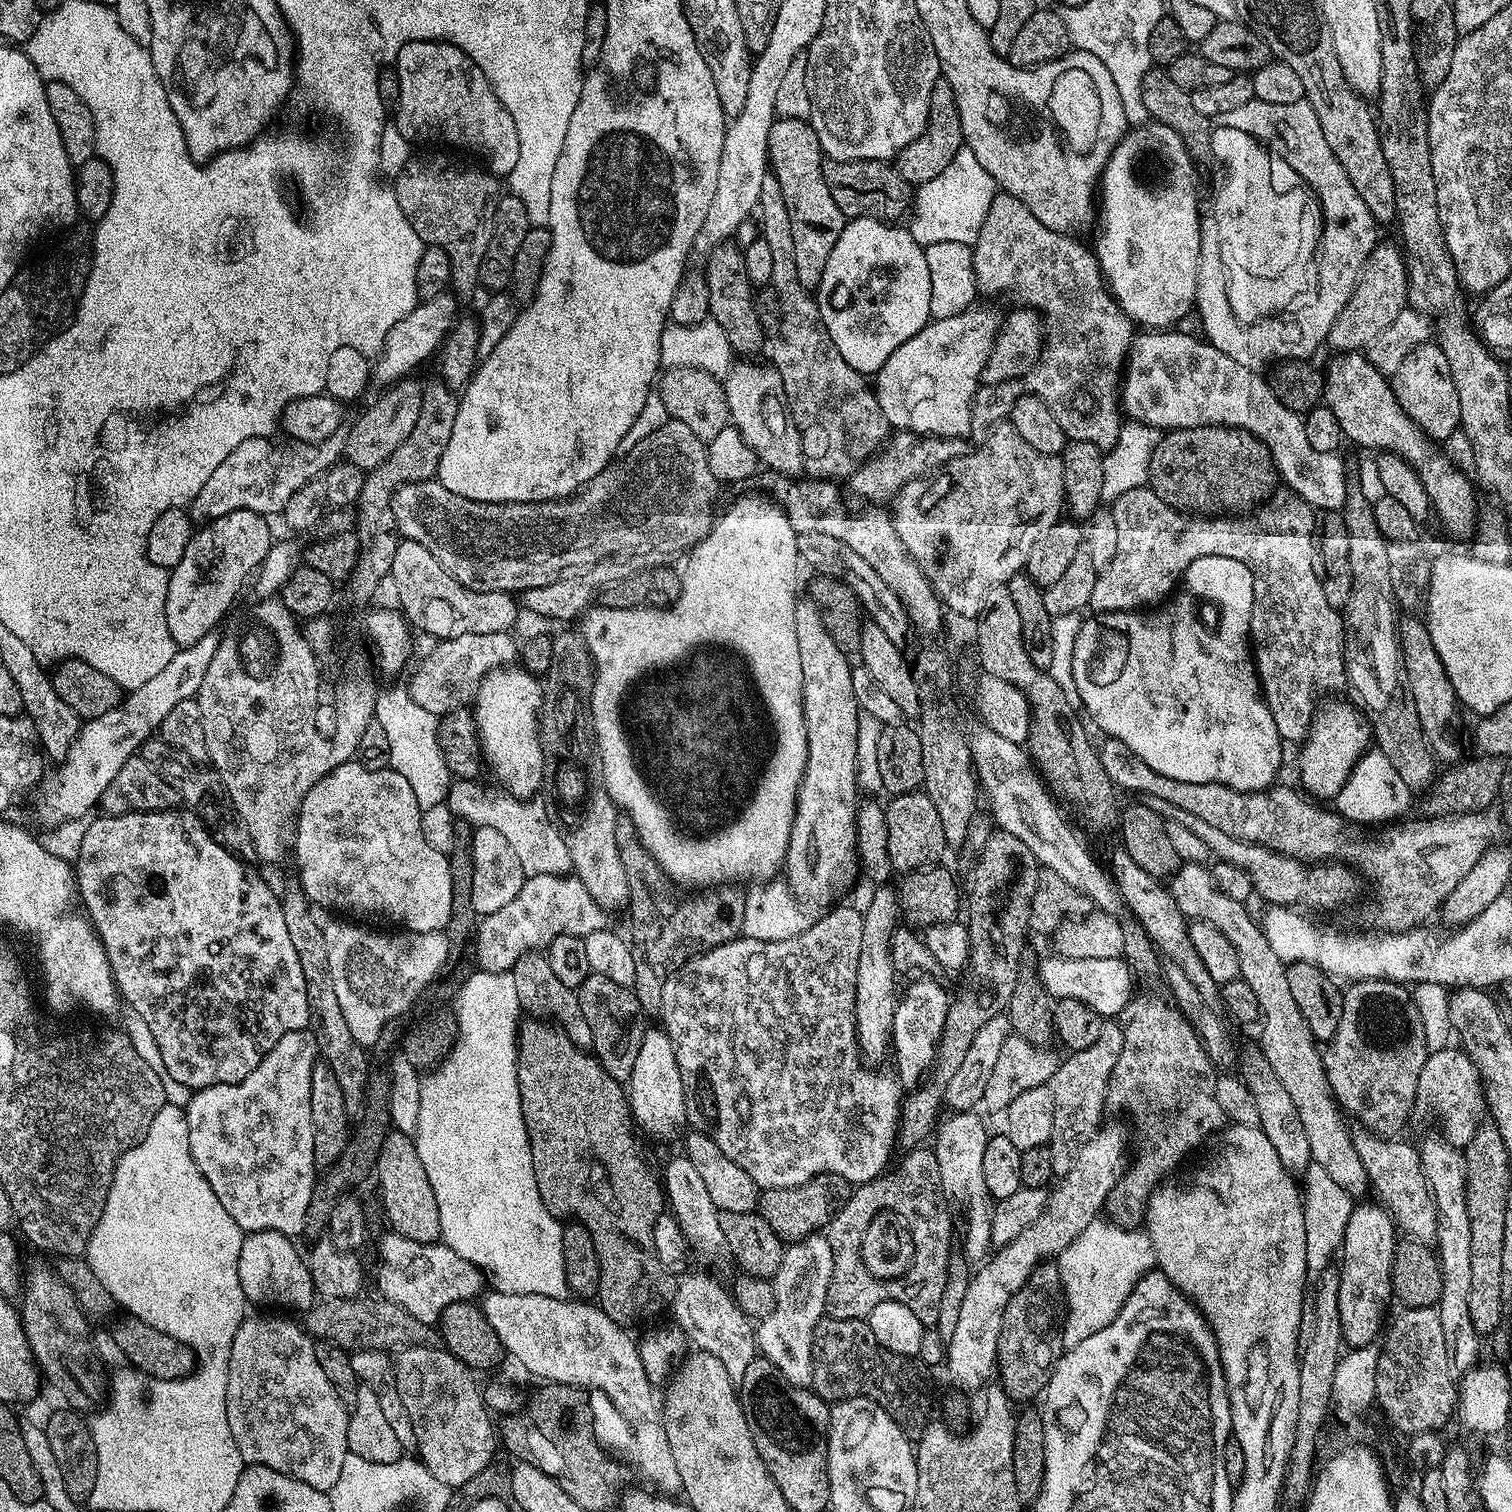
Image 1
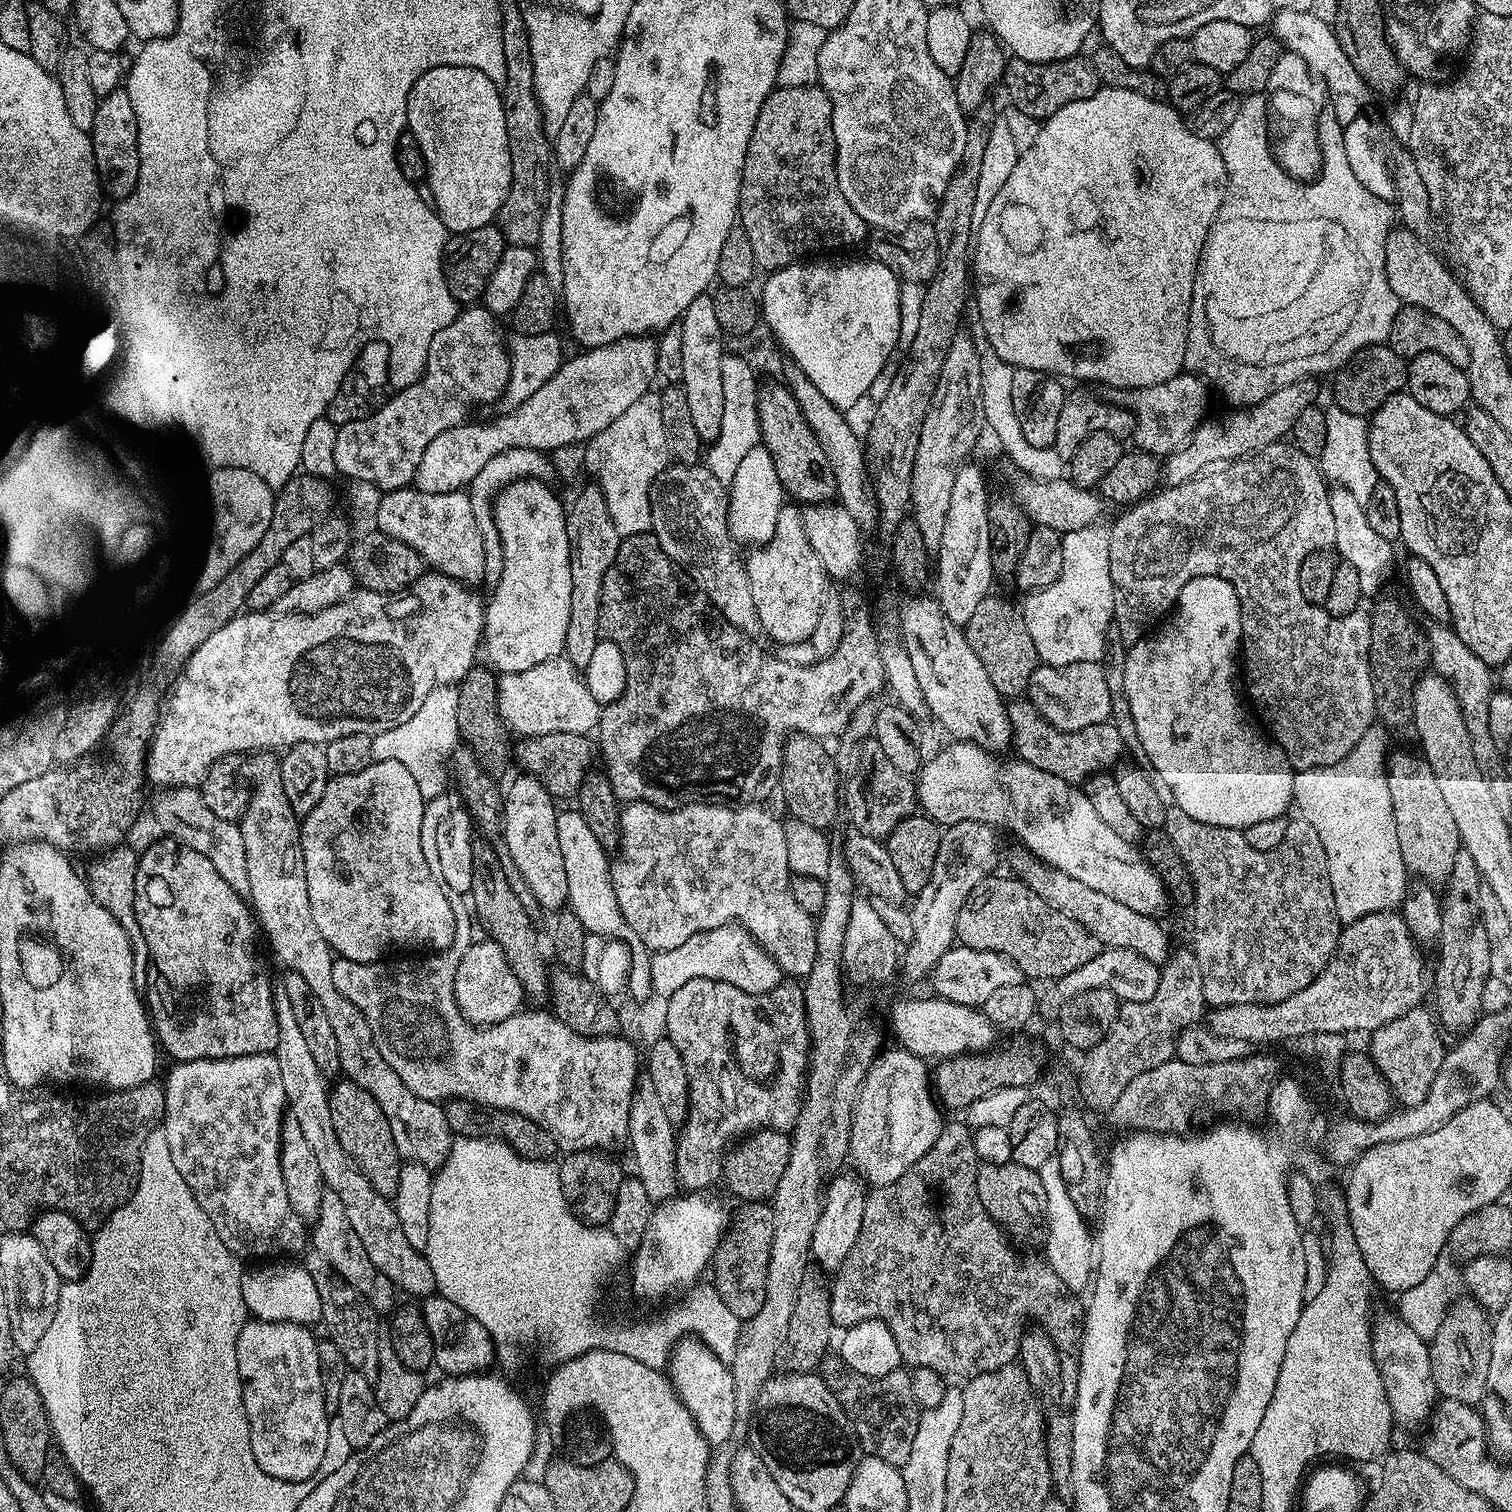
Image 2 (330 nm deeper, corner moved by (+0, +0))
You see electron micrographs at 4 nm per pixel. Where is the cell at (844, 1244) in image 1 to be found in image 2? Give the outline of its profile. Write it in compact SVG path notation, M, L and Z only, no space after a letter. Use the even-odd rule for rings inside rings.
M945 1123L938 1142L934 1142L934 1146L929 1152L921 1160L914 1162L914 1166L910 1166L910 1170L906 1170L906 1174L902 1174L902 1178L898 1178L897 1182L873 1187L867 1193L868 1201L866 1202L866 1210L862 1214L862 1230L858 1234L858 1242L854 1242L854 1250L850 1250L850 1254L846 1254L846 1262L842 1262L839 1272L835 1273L833 1280L836 1281L831 1281L830 1284L832 1325L835 1329L845 1330L870 1319L881 1320L890 1328L890 1333L893 1334L894 1341L898 1344L903 1363L909 1369L929 1368L930 1370L938 1370L945 1378L952 1378L952 1376L971 1378L1013 1363L1019 1357L1020 1340L1024 1336L1026 1325L1029 1322L1035 1322L1046 1330L1046 1334L1050 1336L1057 1352L1060 1353L1060 1404L1071 1406L1076 1400L1076 1391L1078 1390L1079 1354L1084 1337L1085 1305L1080 1300L1081 1297L1077 1293L1071 1292L1066 1286L1066 1282L1062 1282L1062 1278L1058 1278L1058 1274L1054 1274L1054 1270L1043 1255L1032 1256L1020 1264L1015 1250L1008 1245L1010 1240L1004 1229L992 1221L990 1214L986 1214L986 1210L978 1198L978 1186L976 1185L978 1161L974 1150L973 1129L969 1128L967 1123L959 1123Z

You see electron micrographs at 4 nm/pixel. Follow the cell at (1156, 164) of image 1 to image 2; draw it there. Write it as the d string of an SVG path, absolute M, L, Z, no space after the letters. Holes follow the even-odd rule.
M1100 87L1090 98L1082 98L1082 102L1070 102L1070 106L1062 106L1053 116L1039 125L1036 137L1032 140L1029 148L1025 147L1021 151L1018 162L1014 170L1010 173L1010 178L1006 178L1006 183L998 194L994 194L994 202L979 217L978 227L974 232L974 247L970 257L970 276L974 281L974 304L980 308L996 308L996 313L992 316L991 339L996 345L998 358L1002 358L1013 368L1029 368L1046 372L1049 376L1065 378L1064 376L1073 376L1076 380L1101 380L1104 384L1109 384L1112 390L1127 390L1130 388L1145 388L1154 386L1158 382L1166 382L1170 378L1180 375L1184 368L1184 355L1186 354L1186 334L1188 333L1188 315L1190 314L1191 296L1196 294L1194 290L1195 274L1198 270L1199 258L1204 253L1204 244L1208 241L1208 236L1212 232L1212 224L1215 222L1219 207L1222 206L1225 184L1228 181L1228 171L1222 162L1222 154L1219 147L1209 137L1199 136L1193 132L1189 121L1181 113L1172 107L1171 103L1165 102L1160 98L1143 96L1140 92L1126 90L1125 88L1106 88ZM1079 344L1100 344L1100 360L1084 360L1080 352L1071 352L1071 348L1076 348Z

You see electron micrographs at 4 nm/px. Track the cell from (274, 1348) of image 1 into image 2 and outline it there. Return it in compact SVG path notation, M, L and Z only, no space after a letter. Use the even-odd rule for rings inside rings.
M249 1318L242 1326L242 1334L238 1334L238 1350L236 1358L238 1360L238 1374L242 1382L242 1398L246 1406L246 1418L250 1422L250 1446L254 1450L254 1458L266 1474L274 1478L282 1478L290 1482L302 1482L312 1480L319 1473L322 1466L322 1458L326 1458L326 1442L328 1441L328 1421L326 1405L323 1401L323 1388L321 1381L321 1371L318 1370L318 1336L315 1335L311 1327L303 1324L272 1324L268 1320L258 1320Z

